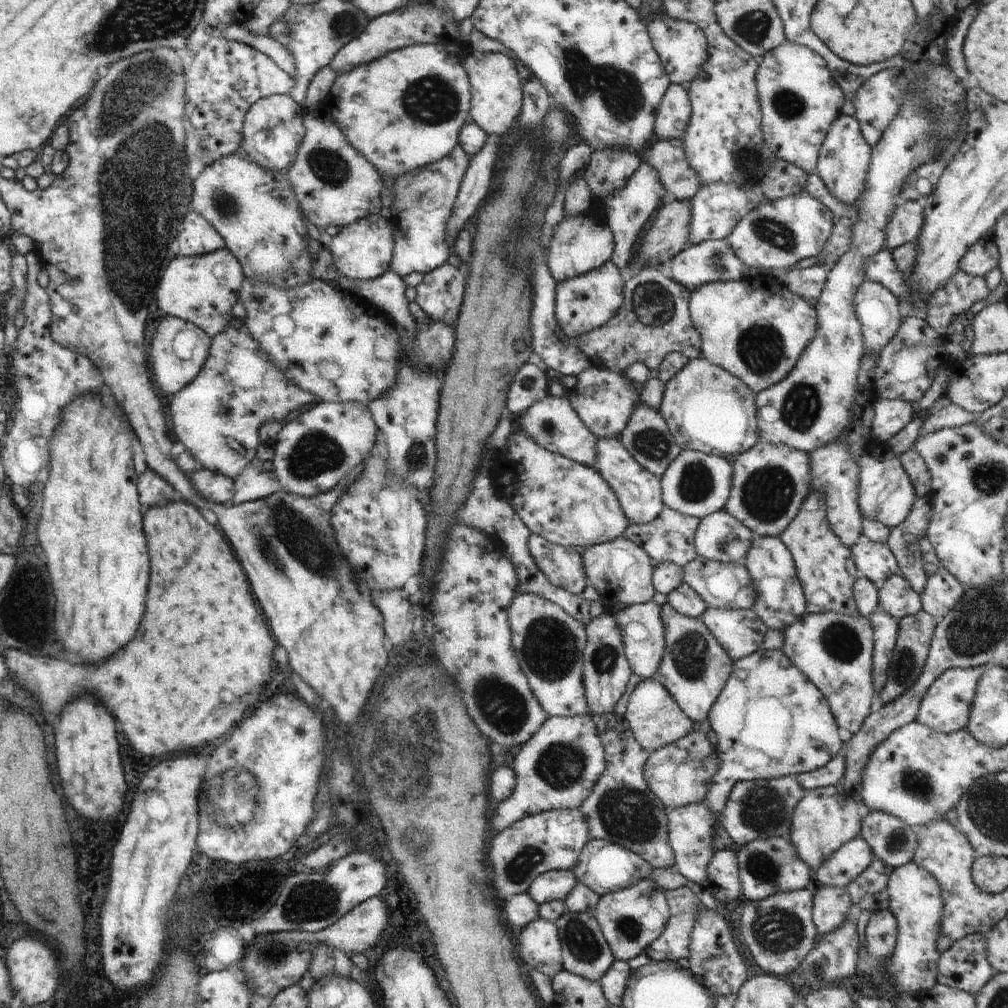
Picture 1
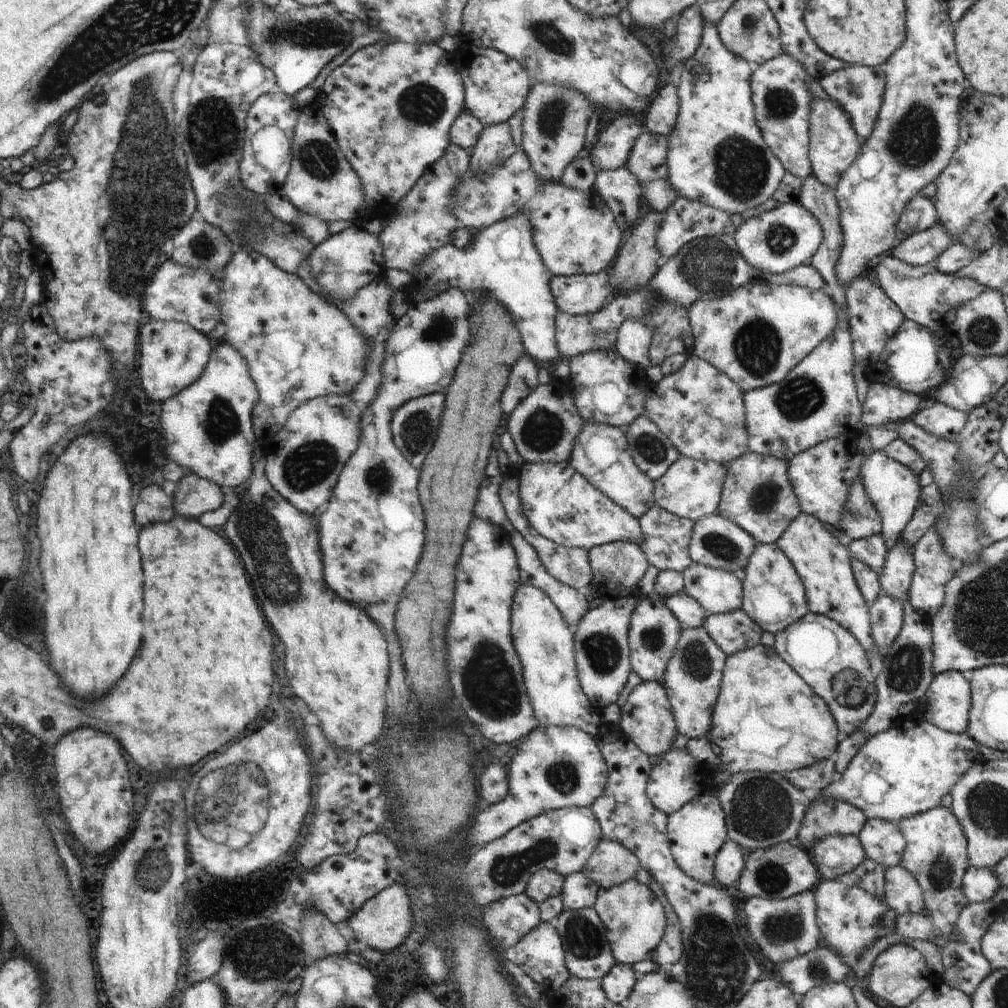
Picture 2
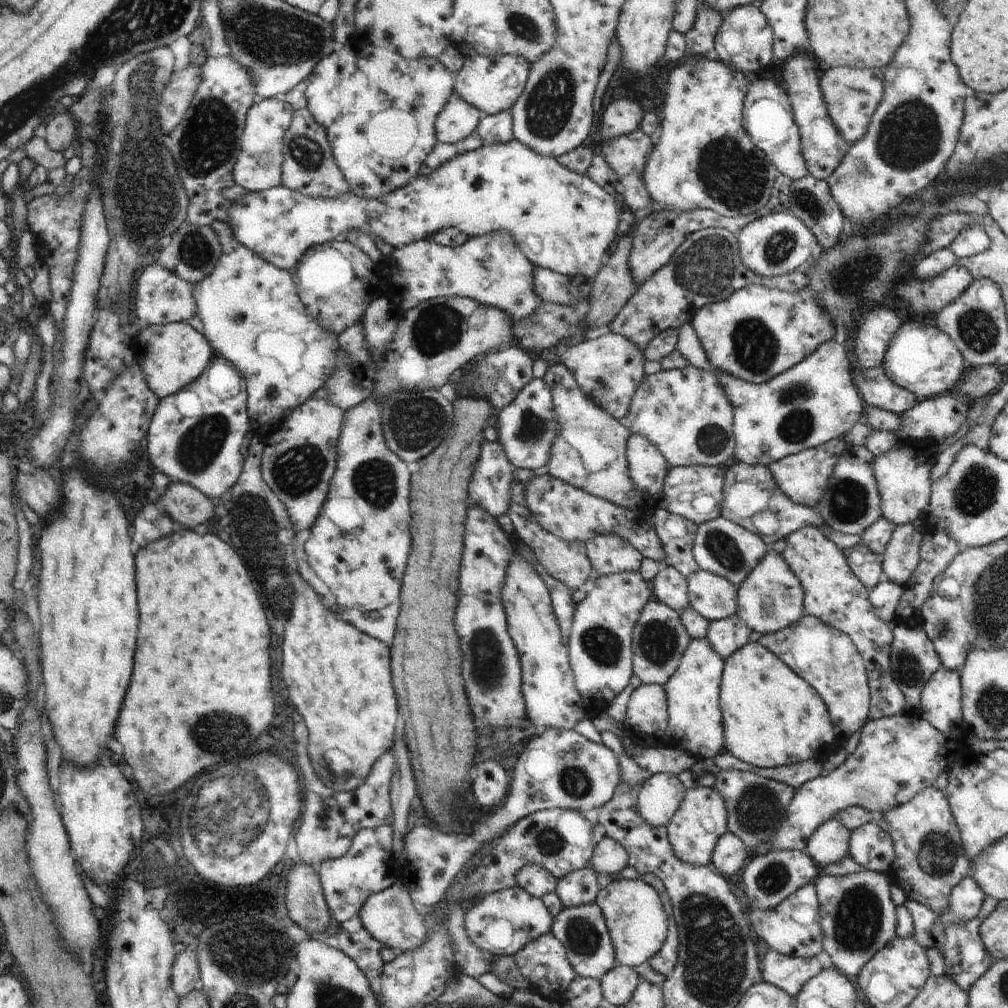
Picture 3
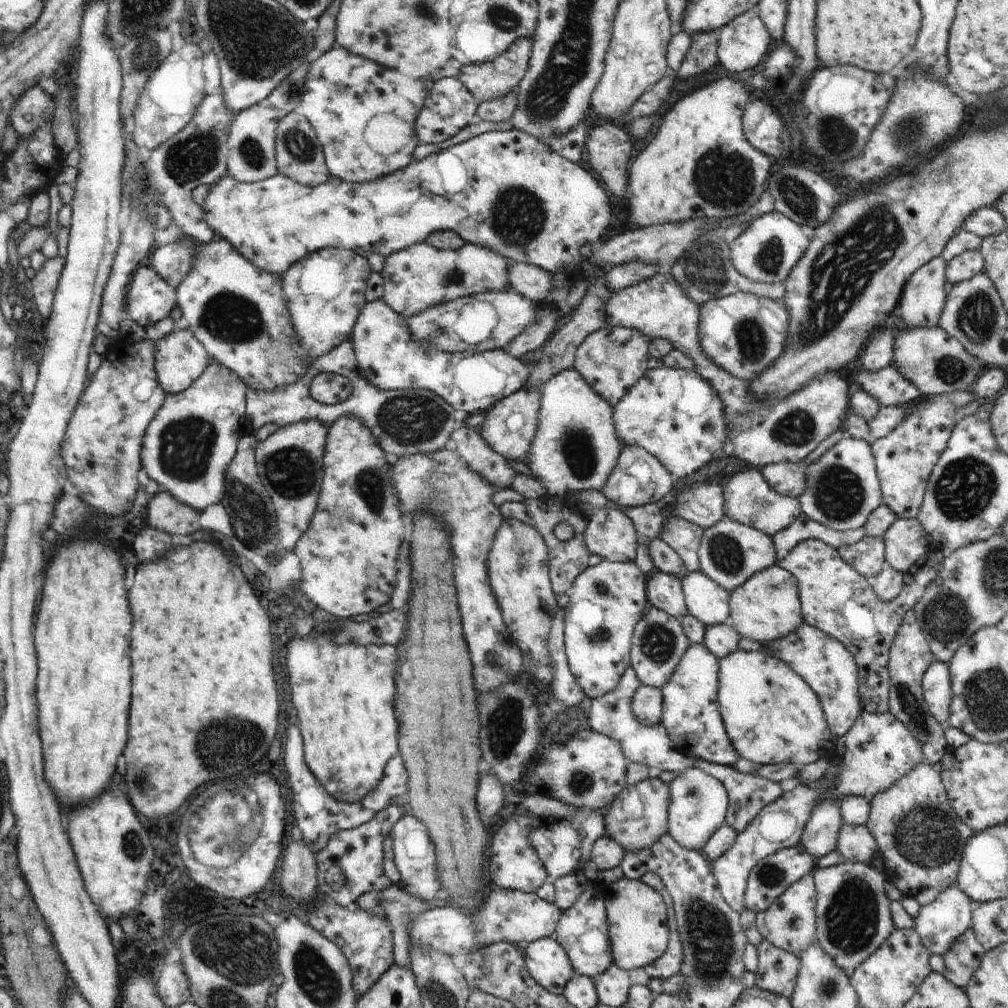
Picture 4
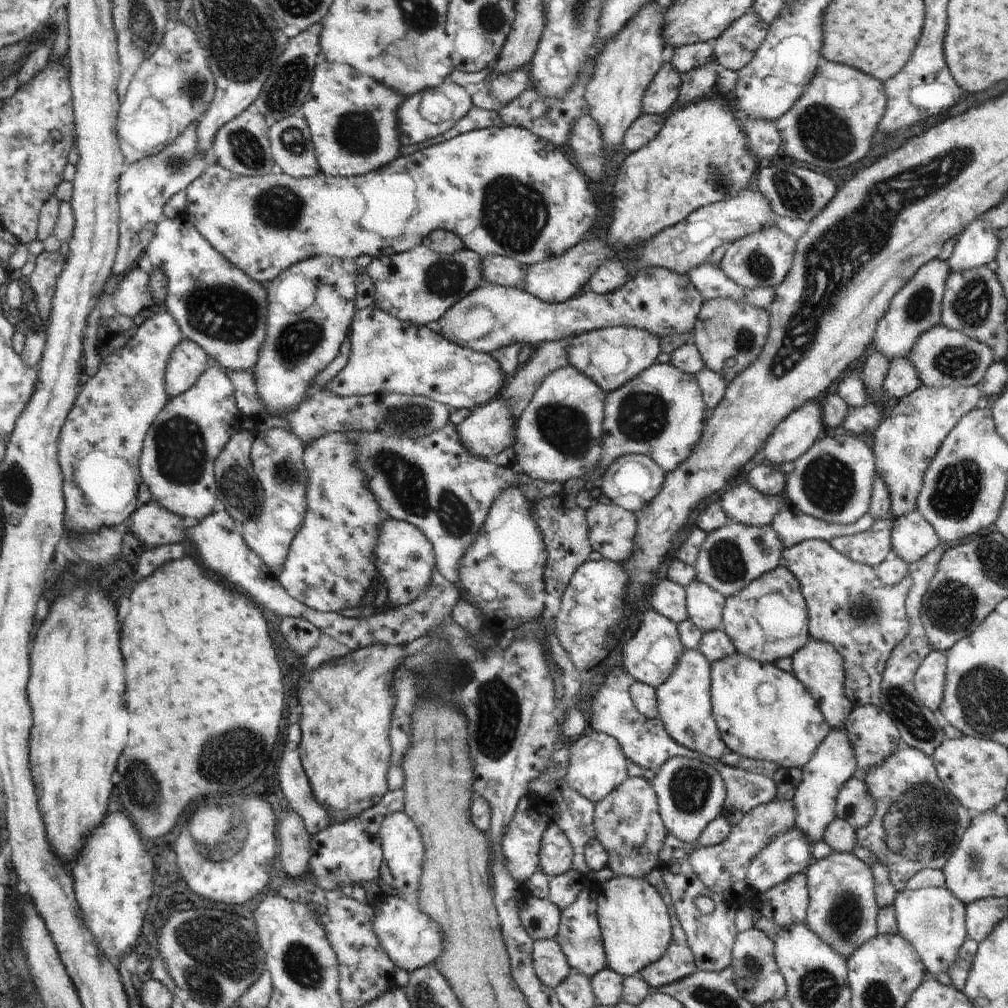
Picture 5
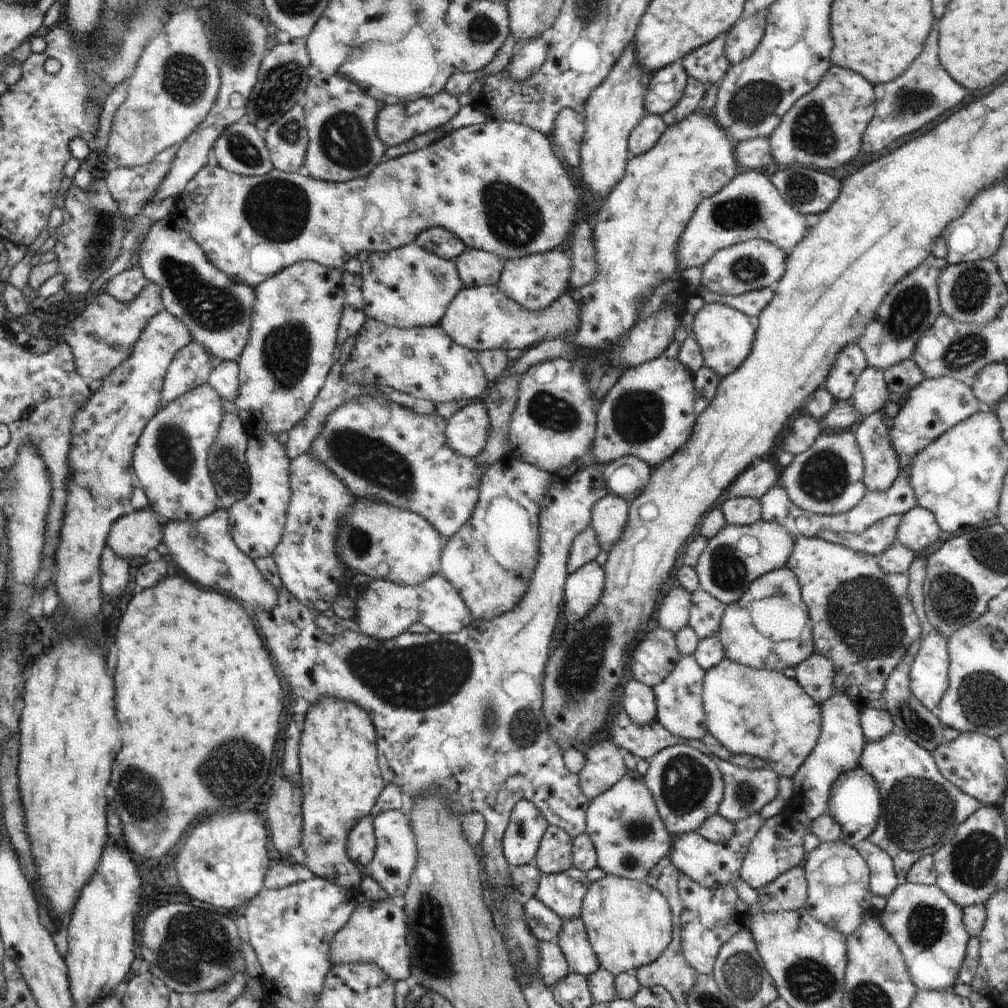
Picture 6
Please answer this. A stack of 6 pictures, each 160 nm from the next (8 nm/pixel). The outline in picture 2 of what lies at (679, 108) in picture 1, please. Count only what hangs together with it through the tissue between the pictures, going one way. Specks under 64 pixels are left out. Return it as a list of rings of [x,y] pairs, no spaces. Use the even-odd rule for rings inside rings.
[[[670,83],[661,88],[646,112],[642,123],[646,130],[658,136],[667,137],[677,124],[679,115],[679,92],[677,86]]]

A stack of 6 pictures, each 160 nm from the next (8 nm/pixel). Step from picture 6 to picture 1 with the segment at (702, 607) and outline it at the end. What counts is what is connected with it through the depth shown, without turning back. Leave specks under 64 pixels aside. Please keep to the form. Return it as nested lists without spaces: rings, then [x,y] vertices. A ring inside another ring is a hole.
[[[699,556],[683,566],[683,582],[695,590],[710,608],[752,609],[757,602],[753,578],[744,562],[723,563]]]

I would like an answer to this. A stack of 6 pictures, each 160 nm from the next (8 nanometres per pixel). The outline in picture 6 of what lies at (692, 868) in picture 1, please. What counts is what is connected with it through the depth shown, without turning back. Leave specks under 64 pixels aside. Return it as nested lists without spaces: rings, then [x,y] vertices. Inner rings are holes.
[[[670,744],[670,746],[662,749],[648,761],[649,768],[643,777],[652,793],[665,829],[674,837],[691,832],[696,833],[709,816],[717,813],[719,804],[723,799],[723,778],[717,764],[710,756],[684,744]]]

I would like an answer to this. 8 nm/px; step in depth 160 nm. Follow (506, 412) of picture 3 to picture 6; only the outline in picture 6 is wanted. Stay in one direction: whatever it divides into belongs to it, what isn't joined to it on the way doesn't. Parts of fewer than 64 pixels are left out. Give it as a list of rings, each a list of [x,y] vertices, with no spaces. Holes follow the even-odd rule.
[[[472,402],[445,420],[447,445],[469,459],[478,457],[485,449],[490,427],[486,405]]]

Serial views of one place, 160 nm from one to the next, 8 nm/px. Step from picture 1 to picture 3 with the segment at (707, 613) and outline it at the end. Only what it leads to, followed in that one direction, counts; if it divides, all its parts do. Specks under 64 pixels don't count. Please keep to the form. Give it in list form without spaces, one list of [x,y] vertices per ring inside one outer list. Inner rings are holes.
[[[733,615],[718,621],[710,621],[705,640],[724,660],[751,643],[751,634],[750,628],[747,628],[737,615]]]

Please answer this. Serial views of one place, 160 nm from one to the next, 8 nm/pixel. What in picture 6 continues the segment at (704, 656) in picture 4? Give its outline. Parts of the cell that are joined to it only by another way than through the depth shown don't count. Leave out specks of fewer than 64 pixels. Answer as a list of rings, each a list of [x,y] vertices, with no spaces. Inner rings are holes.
[[[681,655],[672,672],[654,688],[657,704],[656,720],[672,735],[682,740],[701,738],[708,733],[703,709],[703,684],[706,671],[692,655]]]

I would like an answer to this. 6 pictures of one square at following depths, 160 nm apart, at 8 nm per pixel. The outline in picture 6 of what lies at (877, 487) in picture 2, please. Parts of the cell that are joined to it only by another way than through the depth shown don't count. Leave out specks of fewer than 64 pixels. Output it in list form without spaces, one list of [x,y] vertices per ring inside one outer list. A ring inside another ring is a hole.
[[[950,377],[924,379],[916,388],[905,394],[894,424],[889,428],[891,447],[899,458],[899,474],[908,476],[913,458],[942,436],[954,425],[960,424],[978,411],[979,400],[971,391],[971,385]]]

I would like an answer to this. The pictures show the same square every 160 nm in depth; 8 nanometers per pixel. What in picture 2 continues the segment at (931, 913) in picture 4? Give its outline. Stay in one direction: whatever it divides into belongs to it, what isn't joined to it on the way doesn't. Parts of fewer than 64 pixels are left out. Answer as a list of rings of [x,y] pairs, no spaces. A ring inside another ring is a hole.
[[[969,867],[962,878],[962,894],[970,904],[989,902],[997,898],[1000,884],[988,868]]]

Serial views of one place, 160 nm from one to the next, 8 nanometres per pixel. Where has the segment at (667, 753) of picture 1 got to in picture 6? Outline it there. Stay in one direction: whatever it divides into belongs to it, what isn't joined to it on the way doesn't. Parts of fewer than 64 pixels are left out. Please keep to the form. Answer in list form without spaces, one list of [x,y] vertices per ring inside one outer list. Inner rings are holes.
[[[629,770],[612,788],[591,800],[586,824],[586,834],[592,839],[597,852],[597,866],[607,875],[644,881],[650,869],[671,852],[674,836],[665,829],[645,778],[636,770]]]

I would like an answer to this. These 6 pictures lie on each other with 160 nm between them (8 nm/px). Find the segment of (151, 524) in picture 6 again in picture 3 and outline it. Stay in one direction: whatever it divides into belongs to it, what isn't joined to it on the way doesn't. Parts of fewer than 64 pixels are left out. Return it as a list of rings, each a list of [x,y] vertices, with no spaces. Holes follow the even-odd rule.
[[[169,483],[159,503],[172,520],[193,531],[198,524],[212,520],[215,512],[213,501],[186,483]]]

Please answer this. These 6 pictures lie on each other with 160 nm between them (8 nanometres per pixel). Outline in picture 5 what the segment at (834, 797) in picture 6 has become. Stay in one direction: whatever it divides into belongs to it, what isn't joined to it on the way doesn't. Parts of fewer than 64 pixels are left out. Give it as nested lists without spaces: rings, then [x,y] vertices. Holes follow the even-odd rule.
[[[850,777],[841,787],[837,796],[835,813],[838,819],[845,820],[857,831],[865,827],[872,816],[875,806],[865,782]]]

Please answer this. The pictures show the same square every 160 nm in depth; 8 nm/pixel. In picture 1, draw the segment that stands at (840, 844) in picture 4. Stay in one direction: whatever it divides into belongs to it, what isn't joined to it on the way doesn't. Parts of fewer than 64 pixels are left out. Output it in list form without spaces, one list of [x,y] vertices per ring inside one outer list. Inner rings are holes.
[[[869,811],[861,818],[861,829],[858,834],[874,851],[876,858],[892,869],[912,863],[918,846],[914,829],[903,820],[882,811]]]

